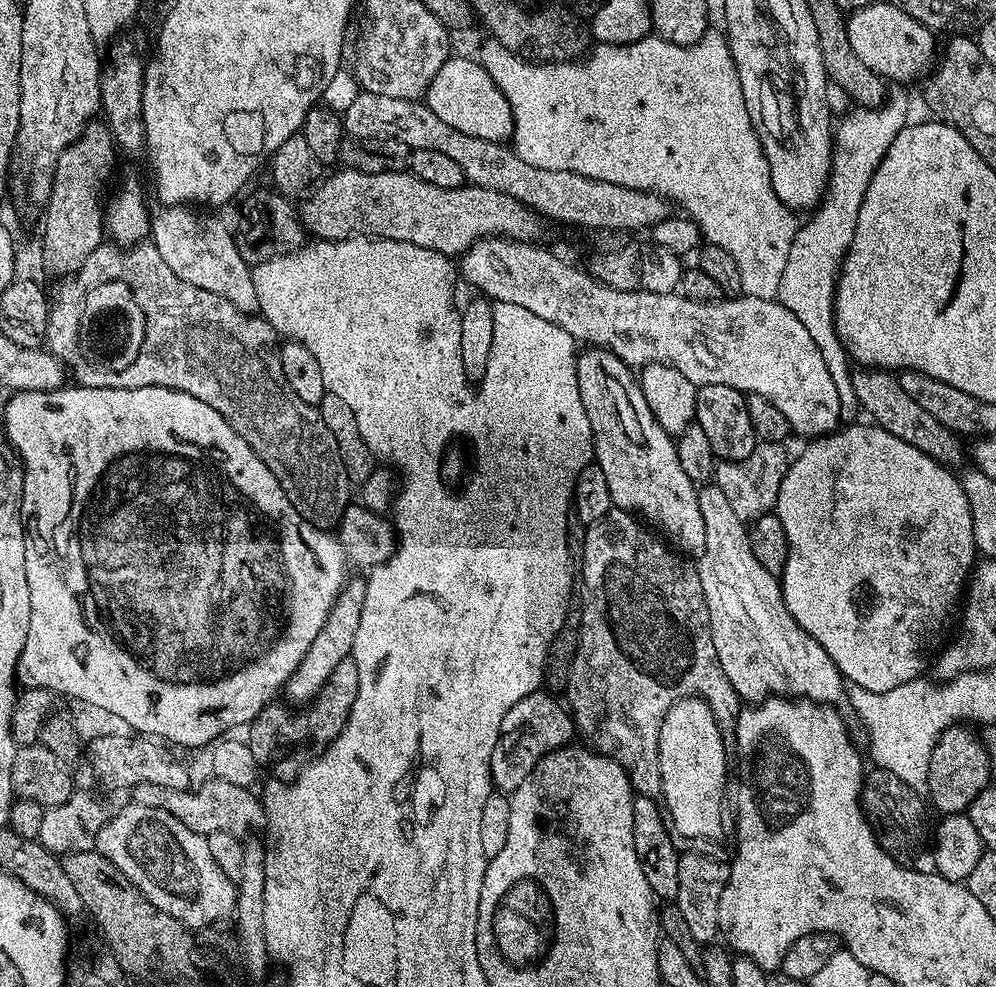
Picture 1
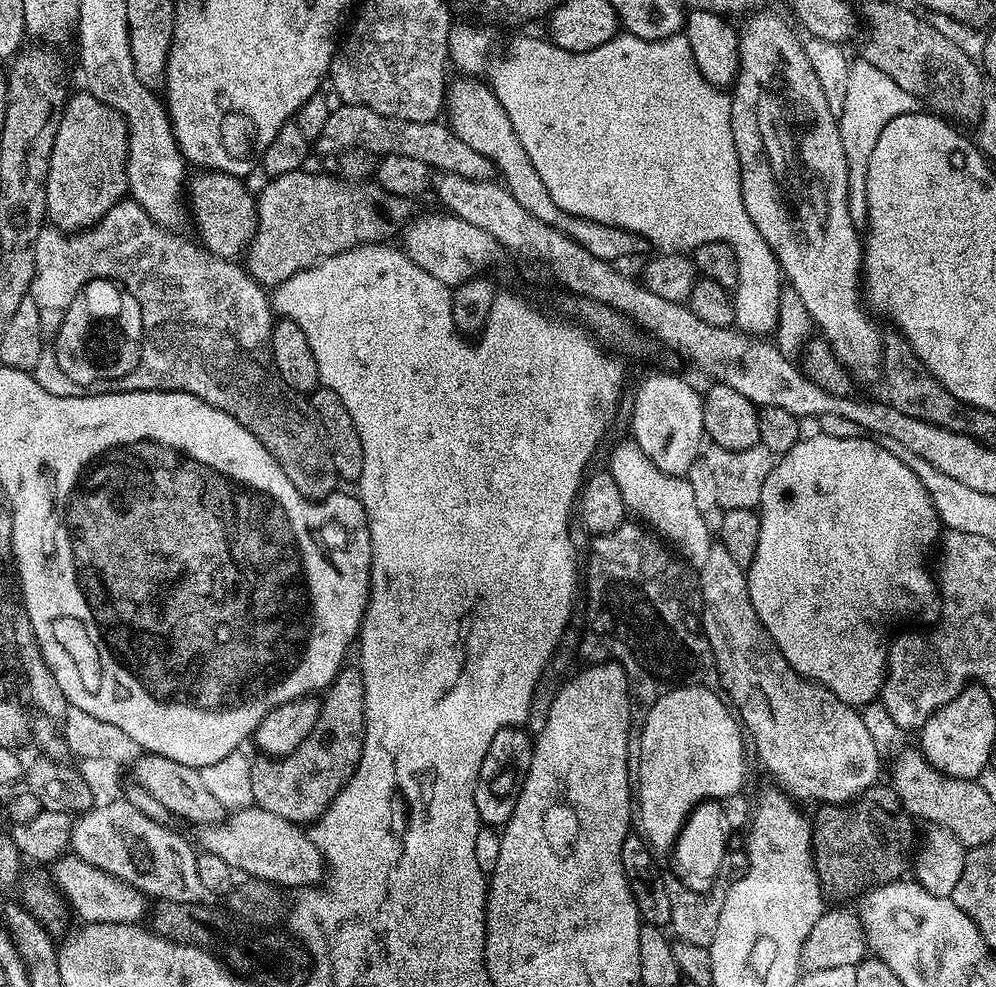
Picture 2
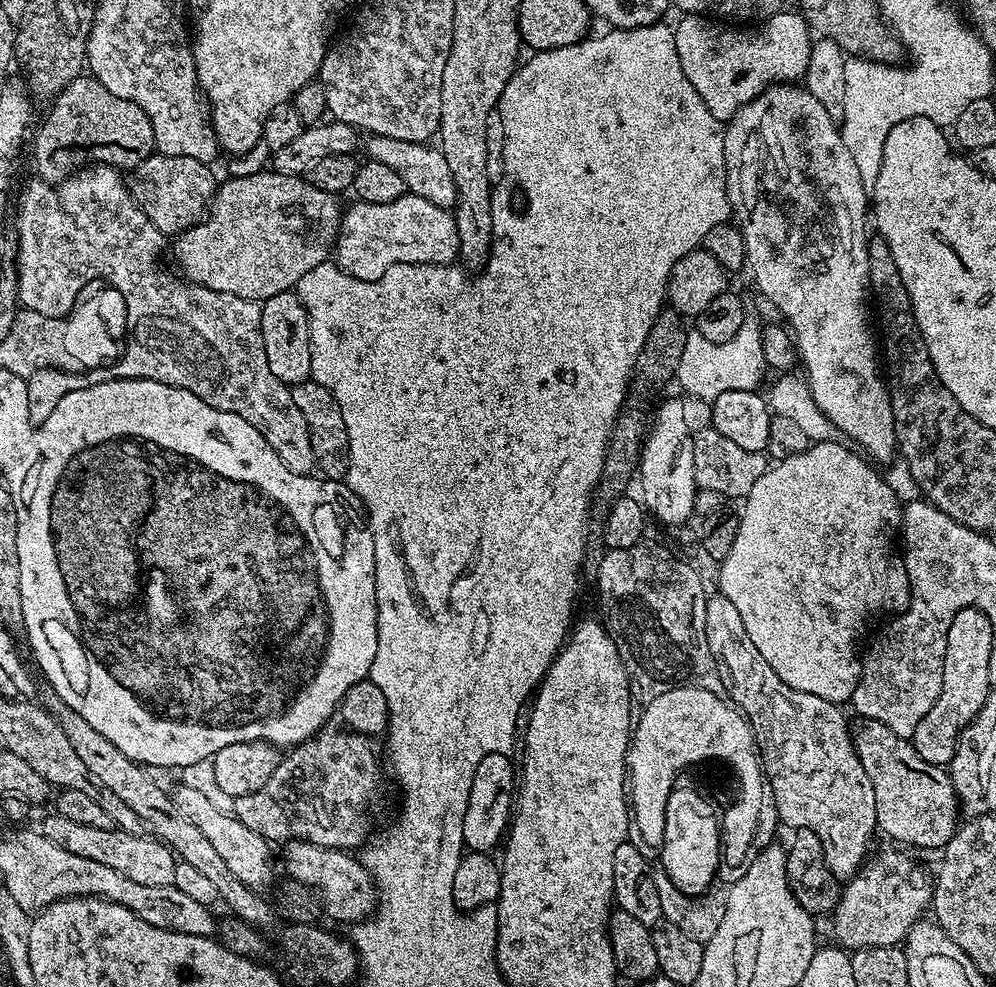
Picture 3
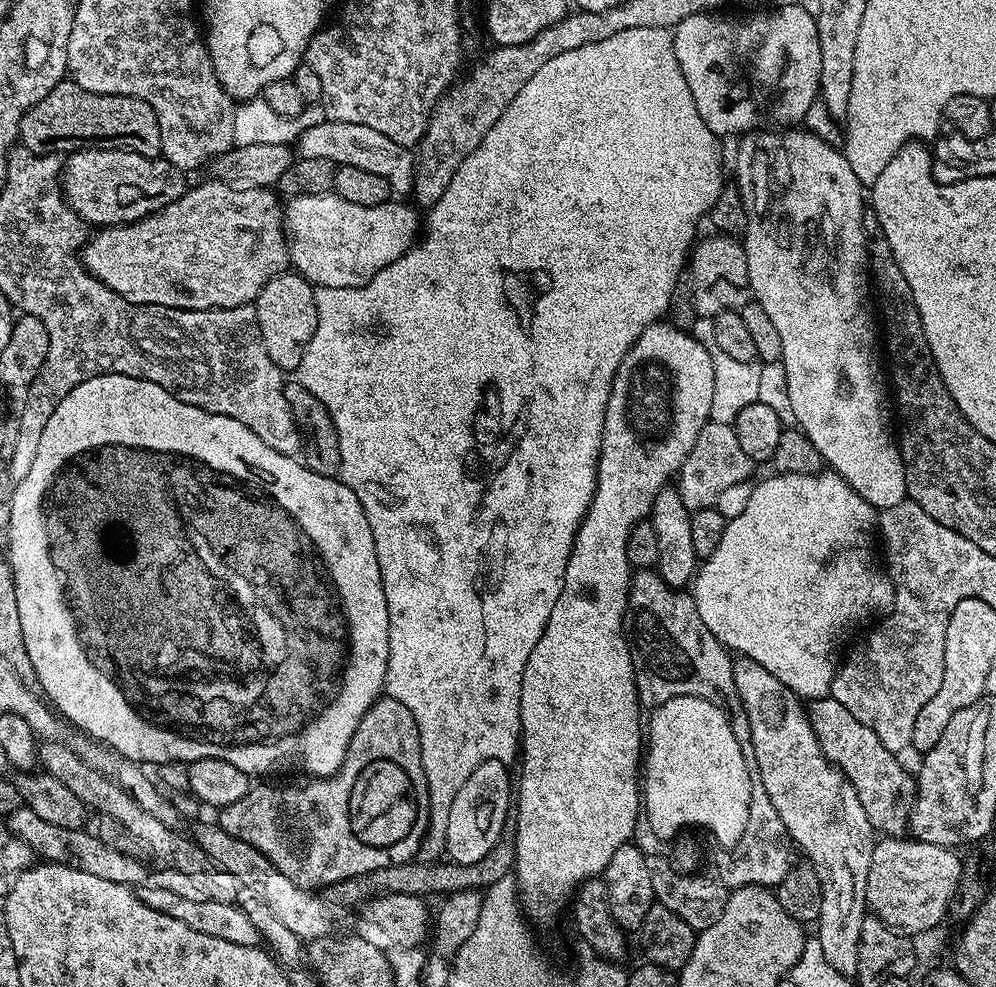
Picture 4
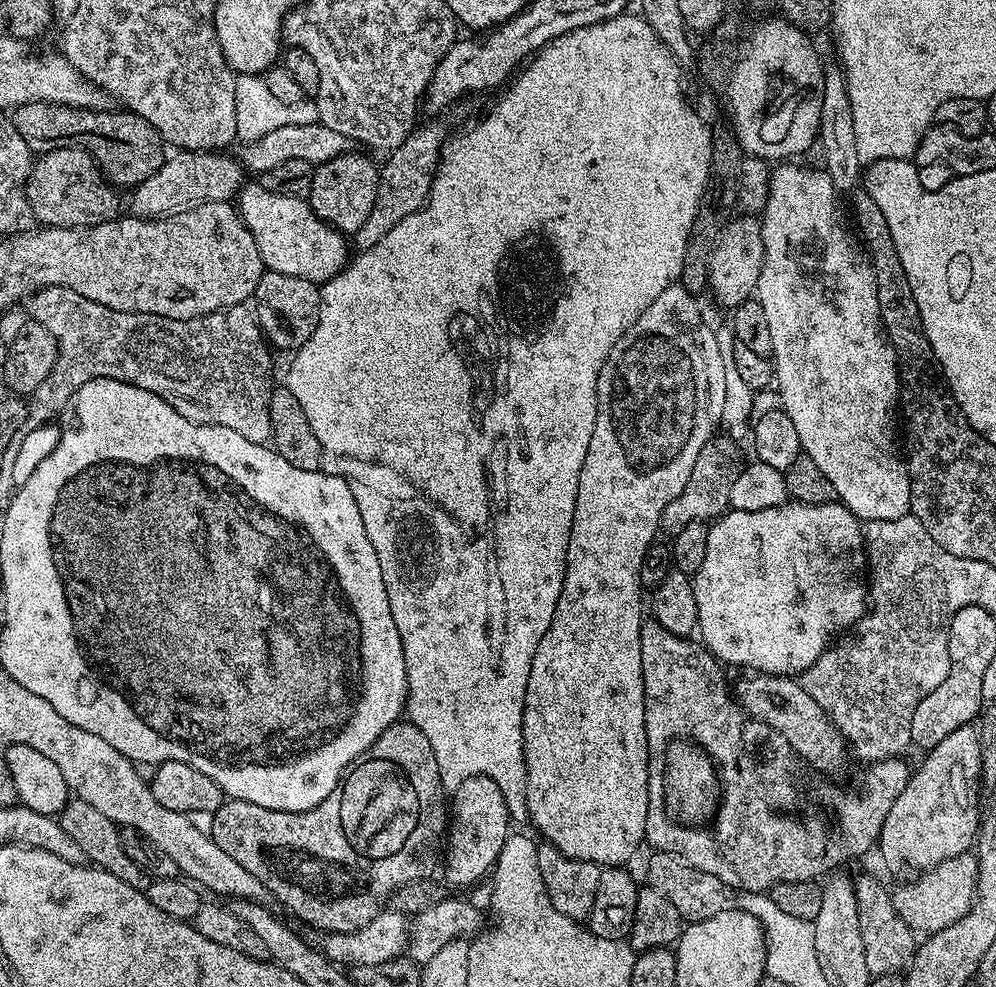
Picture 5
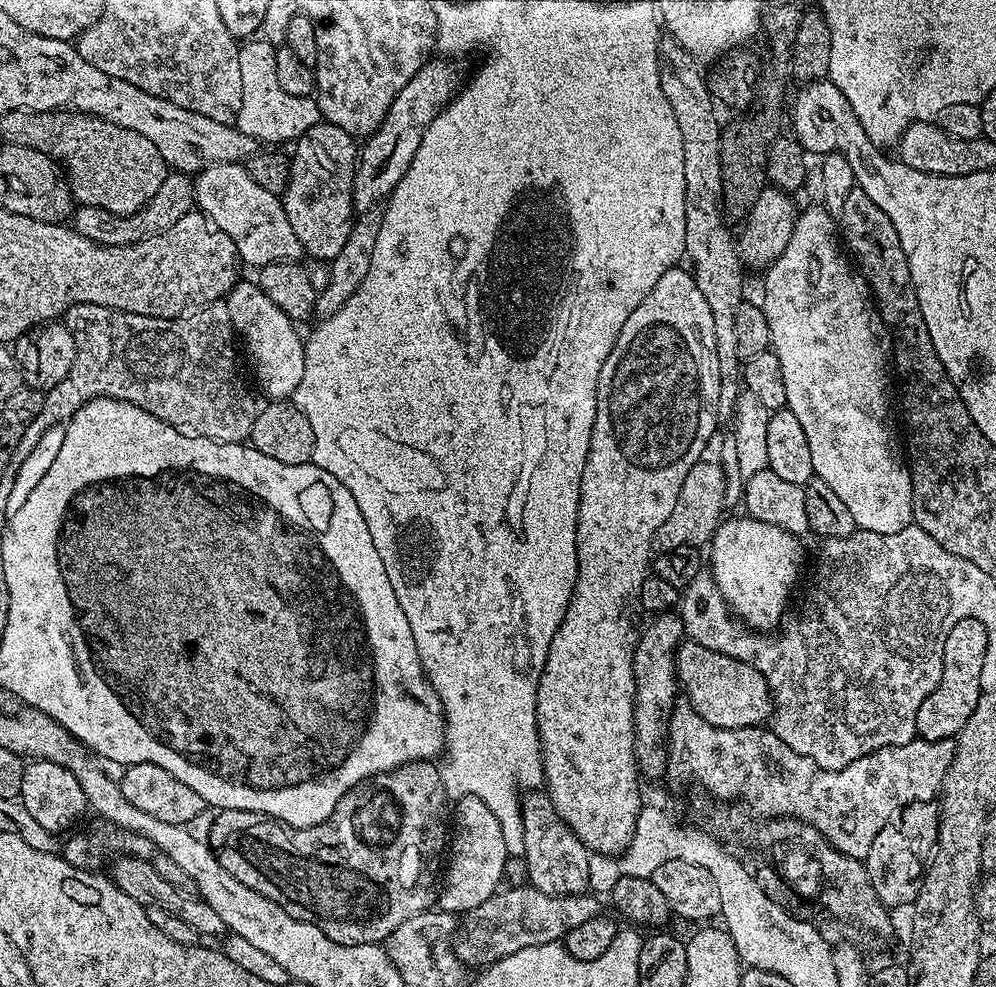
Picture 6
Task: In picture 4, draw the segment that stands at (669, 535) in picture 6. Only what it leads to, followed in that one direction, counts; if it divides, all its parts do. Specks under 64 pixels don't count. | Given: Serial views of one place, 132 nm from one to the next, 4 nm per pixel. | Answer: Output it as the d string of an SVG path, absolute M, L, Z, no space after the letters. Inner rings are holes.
M709 419L708 423L702 426L698 442L694 442L678 473L678 491L682 502L690 510L713 507L718 494L722 494L722 490L727 490L729 486L738 486L738 482L748 480L752 468L754 462L742 451L735 427Z

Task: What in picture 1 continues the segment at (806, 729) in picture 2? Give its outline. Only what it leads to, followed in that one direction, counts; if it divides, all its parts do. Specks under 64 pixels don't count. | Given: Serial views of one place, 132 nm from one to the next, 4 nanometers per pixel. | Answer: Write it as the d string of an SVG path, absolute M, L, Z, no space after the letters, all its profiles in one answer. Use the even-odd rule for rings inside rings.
M715 486L701 487L697 491L696 497L698 498L698 510L702 510L702 523L706 526L706 550L698 558L702 594L706 598L706 610L710 614L710 634L714 638L714 650L718 654L718 662L722 666L722 674L726 674L730 686L734 686L734 690L740 695L741 701L744 702L767 700L769 696L775 694L789 698L803 698L817 704L839 705L839 700L843 701L846 696L846 682L841 676L838 666L830 658L830 654L826 654L826 650L822 650L822 646L818 646L818 642L814 642L814 638L810 638L810 634L806 630L802 630L802 626L798 626L798 622L794 622L790 610L786 610L781 581L770 570L766 570L766 566L762 566L762 562L758 562L758 558L754 558L754 554L750 550L746 521L738 518L738 514L734 514L734 509L732 509L730 502L726 499L726 494L722 494L720 488Z

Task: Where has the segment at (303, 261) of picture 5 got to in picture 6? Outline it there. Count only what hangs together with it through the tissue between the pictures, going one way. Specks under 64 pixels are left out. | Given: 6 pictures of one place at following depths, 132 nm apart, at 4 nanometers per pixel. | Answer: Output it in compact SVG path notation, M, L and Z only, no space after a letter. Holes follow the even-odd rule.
M243 163L207 165L194 180L194 204L211 220L215 231L225 232L232 239L245 265L253 264L253 269L259 270L283 260L301 259L302 249L290 218L286 218L283 199L258 186Z

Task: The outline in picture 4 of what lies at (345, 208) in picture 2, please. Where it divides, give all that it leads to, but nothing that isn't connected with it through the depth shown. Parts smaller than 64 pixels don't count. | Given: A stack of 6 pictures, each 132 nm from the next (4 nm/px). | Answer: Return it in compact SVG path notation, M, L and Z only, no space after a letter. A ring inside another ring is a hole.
M205 179L205 184L197 188L189 187L179 200L170 202L160 212L150 214L133 224L123 226L104 226L91 237L82 249L82 263L96 279L101 280L114 294L118 294L131 304L157 304L167 308L185 308L186 310L206 310L207 308L233 308L239 304L252 304L257 294L278 273L289 267L288 242L282 227L282 200L272 188L234 188L220 180Z

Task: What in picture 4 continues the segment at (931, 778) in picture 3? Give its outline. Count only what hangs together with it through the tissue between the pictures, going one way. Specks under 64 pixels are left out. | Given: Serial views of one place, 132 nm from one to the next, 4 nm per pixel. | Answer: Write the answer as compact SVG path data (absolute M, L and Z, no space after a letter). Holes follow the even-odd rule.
M830 694L821 700L812 700L806 711L822 754L840 769L850 786L854 786L858 802L862 802L862 810L866 810L866 818L870 818L870 826L885 837L903 837L909 831L912 804L916 800L915 775L900 765L901 757L897 753L886 750L886 746L878 742L878 734L874 734L870 726L858 722L858 718Z

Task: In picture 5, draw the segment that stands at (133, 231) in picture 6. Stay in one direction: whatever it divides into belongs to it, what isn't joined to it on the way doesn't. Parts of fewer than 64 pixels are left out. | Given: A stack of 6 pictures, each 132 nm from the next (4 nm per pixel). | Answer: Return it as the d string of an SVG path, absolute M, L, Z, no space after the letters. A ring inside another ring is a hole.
M220 150L173 151L165 159L164 165L154 174L150 174L150 178L146 178L146 182L131 189L129 196L132 197L129 200L127 197L126 200L127 211L139 220L159 220L165 214L182 212L192 207L194 202L231 201L246 183L246 169L235 155L223 155L226 154Z

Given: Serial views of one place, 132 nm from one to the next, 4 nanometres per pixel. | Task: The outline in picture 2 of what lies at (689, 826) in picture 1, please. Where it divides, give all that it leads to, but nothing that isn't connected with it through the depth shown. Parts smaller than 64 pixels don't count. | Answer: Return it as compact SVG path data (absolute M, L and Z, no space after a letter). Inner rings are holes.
M681 684L669 687L652 704L652 709L648 712L648 717L644 720L644 729L640 732L640 757L634 760L634 816L638 821L639 835L648 841L649 848L659 850L659 848L671 849L679 838L679 832L683 828L688 815L695 810L696 806L707 800L723 801L723 796L732 796L744 784L744 744L746 748L746 736L742 731L742 725L734 715L733 709L726 703L725 697L719 691L702 684Z

